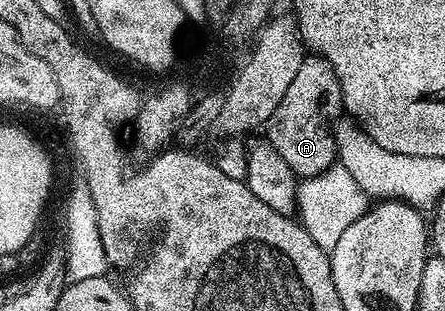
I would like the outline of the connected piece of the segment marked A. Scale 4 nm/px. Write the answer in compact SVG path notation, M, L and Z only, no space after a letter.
M316 55L306 56L295 79L287 86L287 95L263 127L264 136L283 155L287 167L297 179L314 177L338 164L337 140L331 126L342 116L341 88L335 71Z

